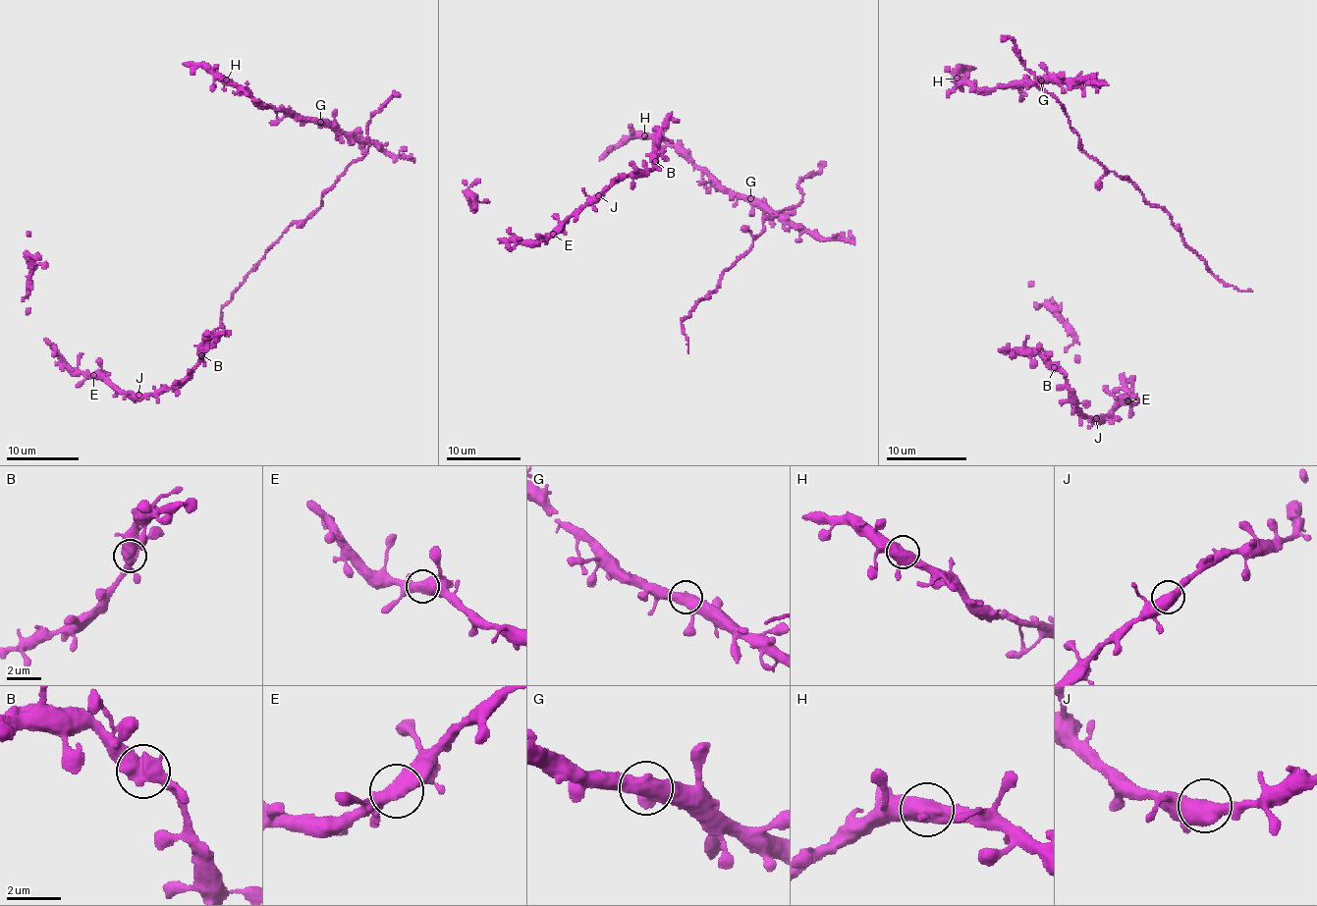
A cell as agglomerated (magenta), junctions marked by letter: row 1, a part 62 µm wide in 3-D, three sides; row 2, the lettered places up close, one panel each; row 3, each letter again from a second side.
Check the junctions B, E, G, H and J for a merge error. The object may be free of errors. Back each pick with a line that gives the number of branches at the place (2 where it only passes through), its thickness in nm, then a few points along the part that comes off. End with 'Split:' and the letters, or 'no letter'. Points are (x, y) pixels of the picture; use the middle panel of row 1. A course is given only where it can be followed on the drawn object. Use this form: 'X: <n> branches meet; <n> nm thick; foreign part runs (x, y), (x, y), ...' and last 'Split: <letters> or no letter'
Split: no letter

